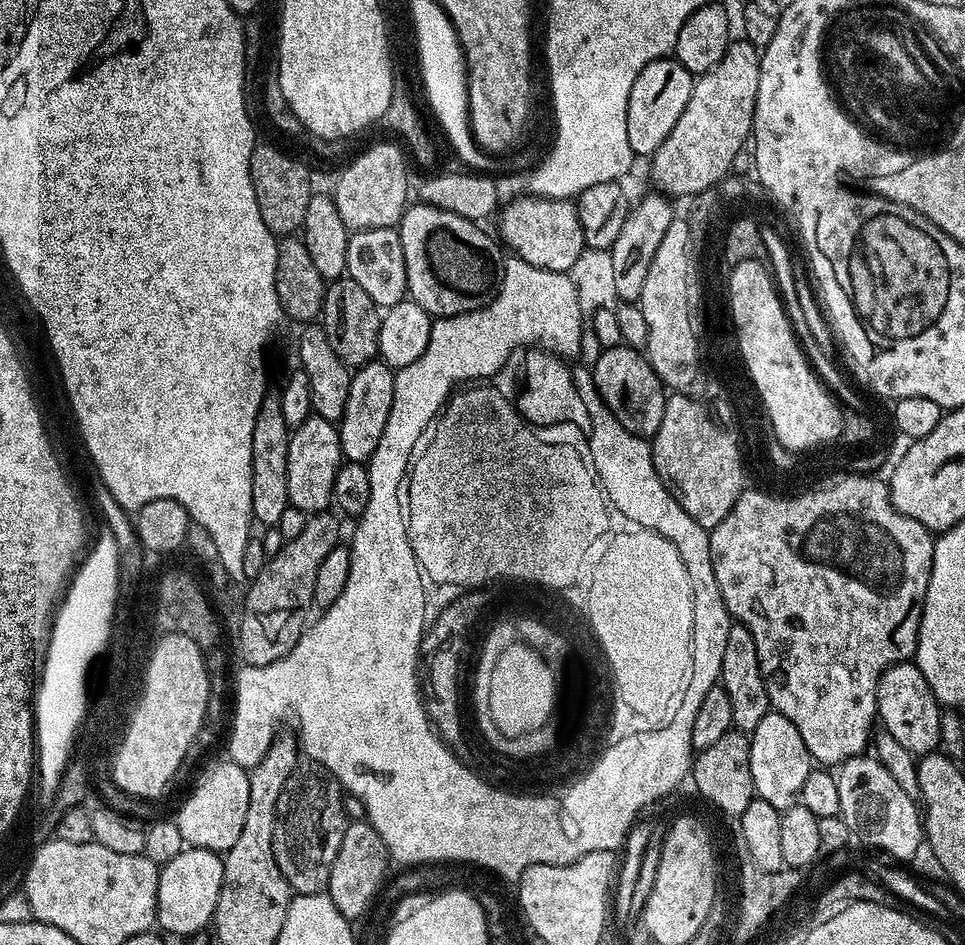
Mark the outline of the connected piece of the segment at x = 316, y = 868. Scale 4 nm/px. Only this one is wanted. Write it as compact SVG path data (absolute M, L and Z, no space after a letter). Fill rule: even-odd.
M315 762L301 763L286 782L276 807L274 862L293 893L305 896L327 889L330 866L338 858L342 834L350 823L349 817L344 817L344 800L346 793L338 778Z

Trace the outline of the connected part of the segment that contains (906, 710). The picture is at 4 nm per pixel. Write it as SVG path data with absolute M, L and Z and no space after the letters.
M915 662L895 664L880 675L876 691L876 714L883 731L894 734L906 750L919 758L940 748L940 714L942 705L934 698L922 670Z

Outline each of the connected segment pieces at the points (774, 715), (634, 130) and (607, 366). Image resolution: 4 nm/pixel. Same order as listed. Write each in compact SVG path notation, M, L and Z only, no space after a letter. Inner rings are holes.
M770 710L762 722L750 733L750 774L756 787L755 795L770 802L770 806L781 810L797 803L800 799L802 782L812 773L814 761L802 742L802 734L782 713Z
M675 58L650 62L650 66L634 78L634 90L630 90L626 114L626 134L630 138L633 157L651 158L658 151L670 130L674 130L674 122L682 118L682 110L686 110L686 102L690 102L693 83L693 73L687 72Z
M627 346L603 349L598 362L591 365L590 371L604 405L626 430L645 438L655 434L662 422L666 389L643 351Z

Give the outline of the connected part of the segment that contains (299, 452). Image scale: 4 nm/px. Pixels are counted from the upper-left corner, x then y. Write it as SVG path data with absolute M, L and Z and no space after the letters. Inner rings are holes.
M313 414L302 426L291 429L286 454L289 505L309 514L329 511L333 503L334 478L341 463L340 429L333 421Z

